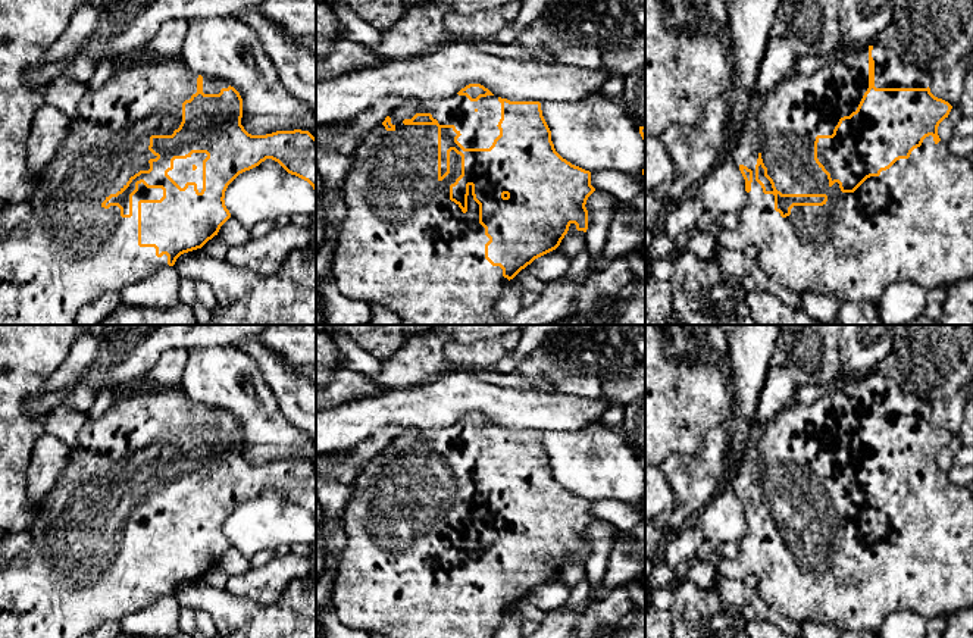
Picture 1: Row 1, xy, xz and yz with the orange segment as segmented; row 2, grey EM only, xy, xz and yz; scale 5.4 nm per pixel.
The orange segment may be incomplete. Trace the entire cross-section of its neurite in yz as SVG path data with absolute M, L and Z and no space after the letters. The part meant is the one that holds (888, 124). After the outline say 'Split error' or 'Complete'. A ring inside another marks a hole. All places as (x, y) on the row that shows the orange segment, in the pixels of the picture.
M882 44L854 50L823 65L810 75L795 71L766 96L757 98L757 109L745 119L745 131L730 154L745 179L748 201L738 213L738 228L747 243L758 247L757 262L764 273L797 294L827 294L844 301L876 303L889 285L913 282L924 288L949 287L973 278L973 165L969 157L955 157L938 135L939 123L952 106L930 93L932 75L905 63L900 54Z. Split error

